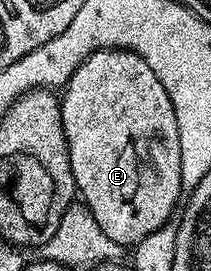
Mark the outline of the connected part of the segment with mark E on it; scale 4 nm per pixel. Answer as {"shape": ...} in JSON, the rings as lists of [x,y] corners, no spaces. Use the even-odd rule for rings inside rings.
{"shape":[[[103,48],[77,66],[61,95],[67,157],[82,203],[93,214],[97,226],[101,226],[113,242],[124,246],[139,244],[172,219],[171,215],[175,207],[177,212],[185,192],[181,182],[181,138],[177,134],[177,114],[173,114],[173,102],[169,102],[165,86],[161,86],[157,74],[149,70],[149,62],[137,54],[122,48]]]}

